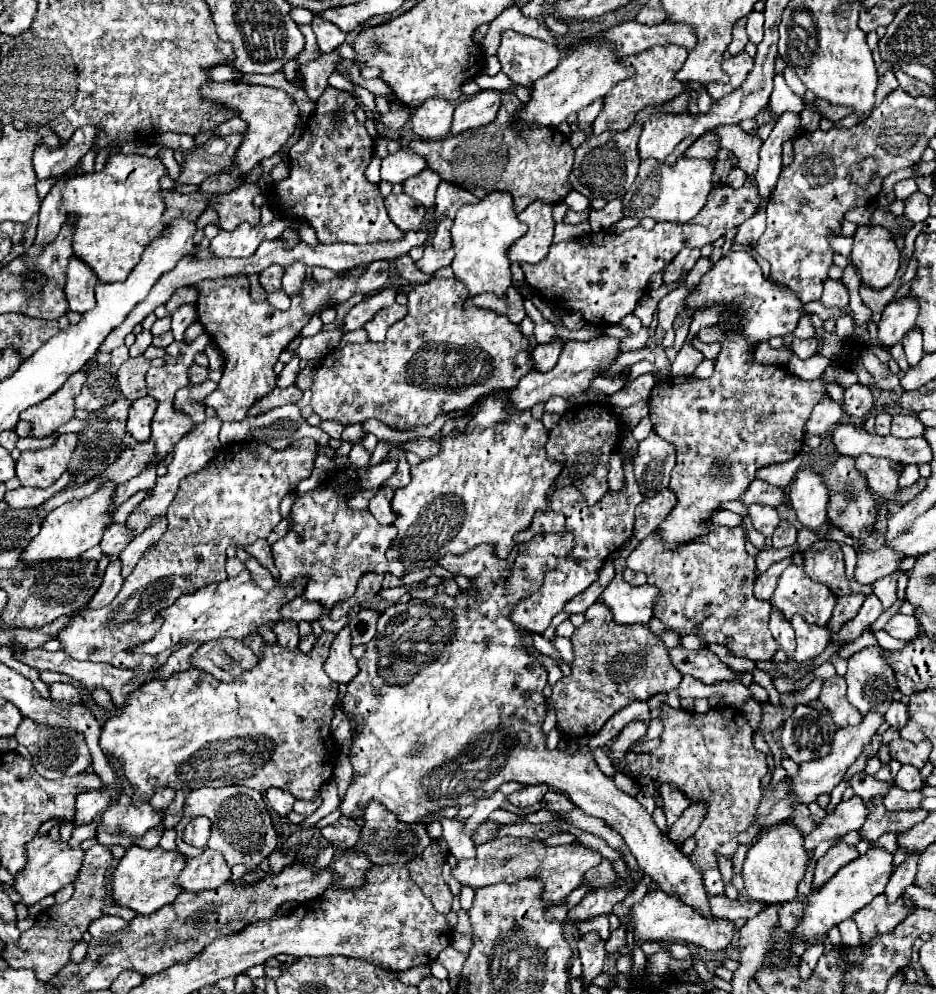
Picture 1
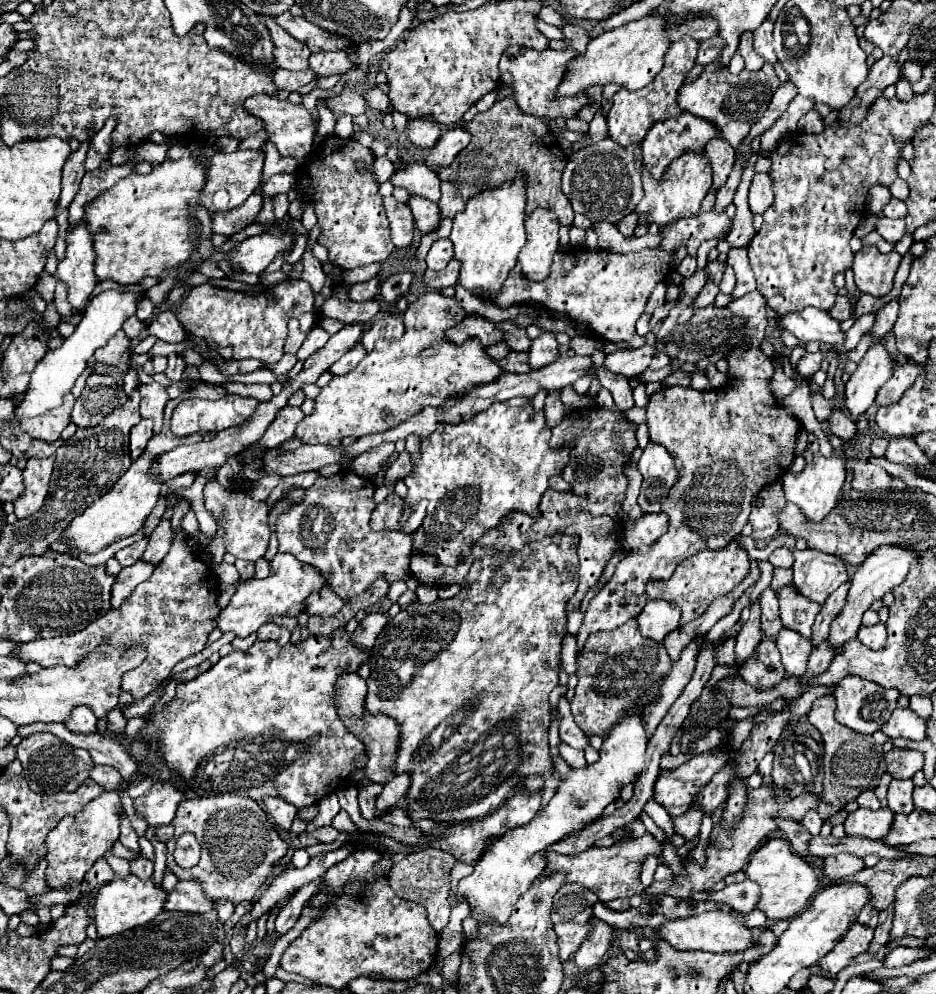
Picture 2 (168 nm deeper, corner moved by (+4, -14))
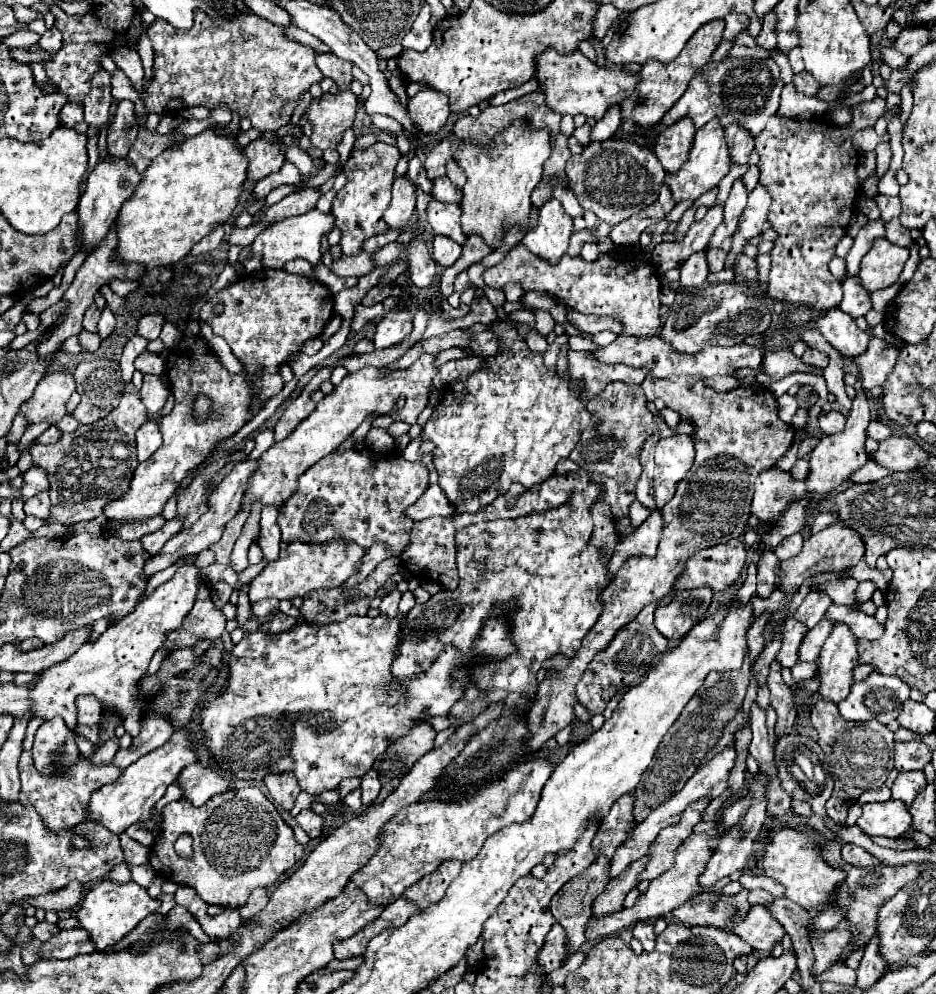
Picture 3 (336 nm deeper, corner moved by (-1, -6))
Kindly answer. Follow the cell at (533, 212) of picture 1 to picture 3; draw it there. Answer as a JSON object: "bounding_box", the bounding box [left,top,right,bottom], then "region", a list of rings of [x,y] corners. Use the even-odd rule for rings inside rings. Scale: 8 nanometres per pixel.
{"bounding_box":[521,200,573,266],"region":[[[549,200],[539,208],[537,226],[533,226],[521,244],[541,260],[555,266],[565,254],[571,238],[573,220],[565,214],[559,200]]]}

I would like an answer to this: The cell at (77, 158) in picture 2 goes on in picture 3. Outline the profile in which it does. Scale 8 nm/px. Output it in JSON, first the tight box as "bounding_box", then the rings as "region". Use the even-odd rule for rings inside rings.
{"bounding_box":[83,70,111,132],"region":[[[101,70],[101,74],[95,74],[91,92],[85,96],[83,106],[85,106],[85,122],[101,132],[109,124],[109,106],[111,106],[111,76],[109,72]]]}

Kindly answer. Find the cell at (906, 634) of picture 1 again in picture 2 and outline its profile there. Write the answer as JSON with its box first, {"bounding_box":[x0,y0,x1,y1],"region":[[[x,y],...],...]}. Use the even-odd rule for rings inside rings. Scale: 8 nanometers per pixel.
{"bounding_box":[858,624,886,650],"region":[[[876,624],[876,626],[862,626],[858,640],[872,648],[872,650],[880,650],[886,644],[886,626],[884,624]]]}

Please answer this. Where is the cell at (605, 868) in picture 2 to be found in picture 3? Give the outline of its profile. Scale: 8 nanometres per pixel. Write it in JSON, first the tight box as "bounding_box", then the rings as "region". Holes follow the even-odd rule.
{"bounding_box":[637,798,709,882],"region":[[[701,798],[701,800],[693,802],[681,814],[679,824],[667,826],[665,830],[659,832],[657,840],[649,846],[649,862],[647,862],[647,868],[637,876],[639,882],[641,880],[655,880],[673,866],[675,850],[681,846],[681,842],[685,838],[689,838],[689,834],[693,832],[693,826],[701,820],[701,814],[707,808],[707,804],[709,804],[709,798]]]}

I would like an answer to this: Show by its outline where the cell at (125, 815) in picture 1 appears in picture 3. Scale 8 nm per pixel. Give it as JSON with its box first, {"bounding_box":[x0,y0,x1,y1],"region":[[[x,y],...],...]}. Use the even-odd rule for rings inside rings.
{"bounding_box":[175,762,229,806],"region":[[[197,762],[185,766],[175,784],[181,788],[183,798],[189,800],[193,806],[203,806],[211,796],[229,790],[227,782],[221,776]]]}

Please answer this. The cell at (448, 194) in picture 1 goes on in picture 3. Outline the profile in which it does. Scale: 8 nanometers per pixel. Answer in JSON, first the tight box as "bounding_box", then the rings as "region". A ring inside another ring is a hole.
{"bounding_box":[447,160,467,190],"region":[[[451,160],[451,162],[447,162],[447,178],[461,190],[463,186],[465,186],[465,182],[467,182],[467,178],[465,178],[465,172],[463,172],[463,168],[455,162],[455,160]]]}

